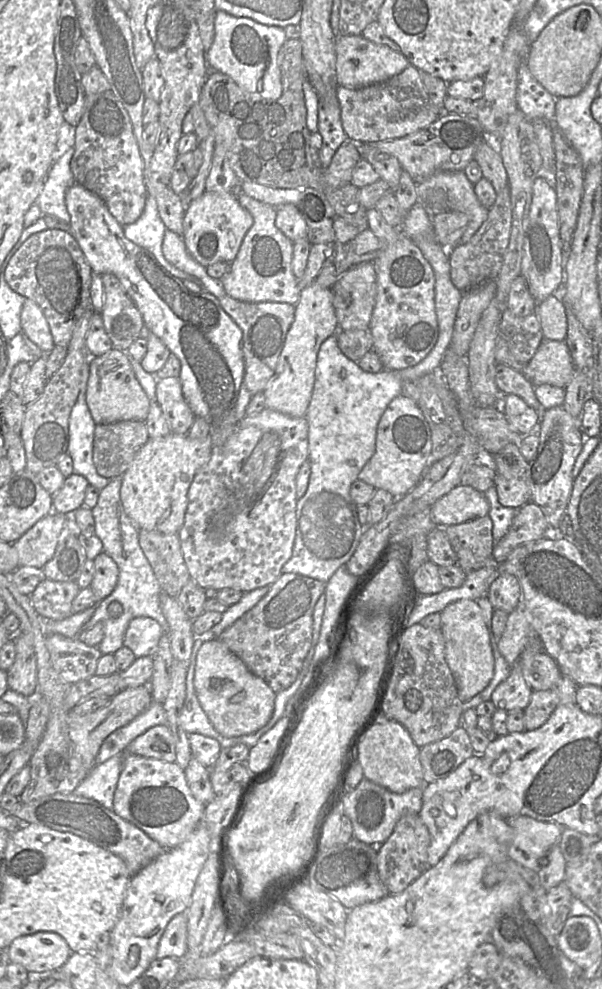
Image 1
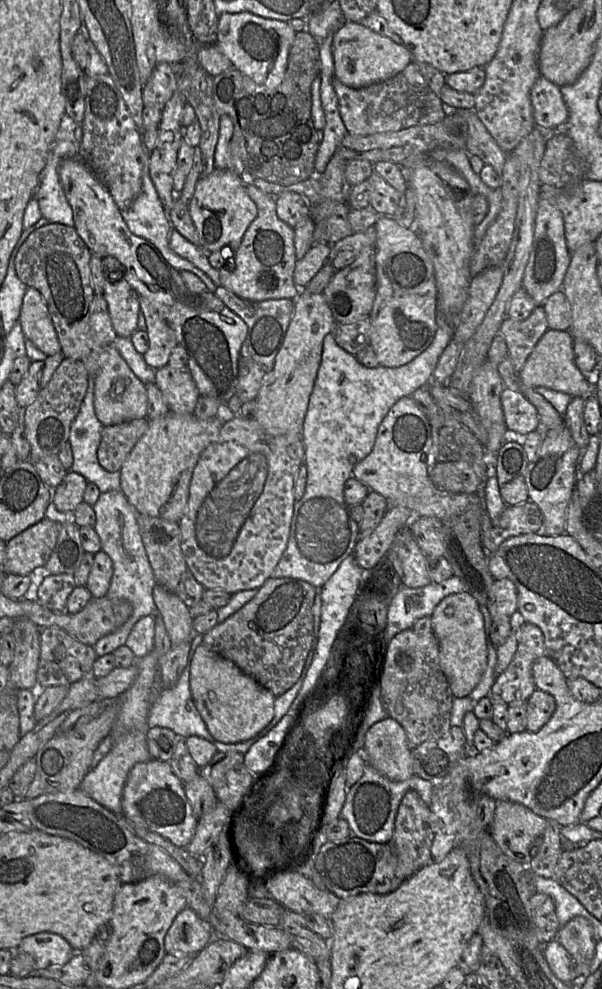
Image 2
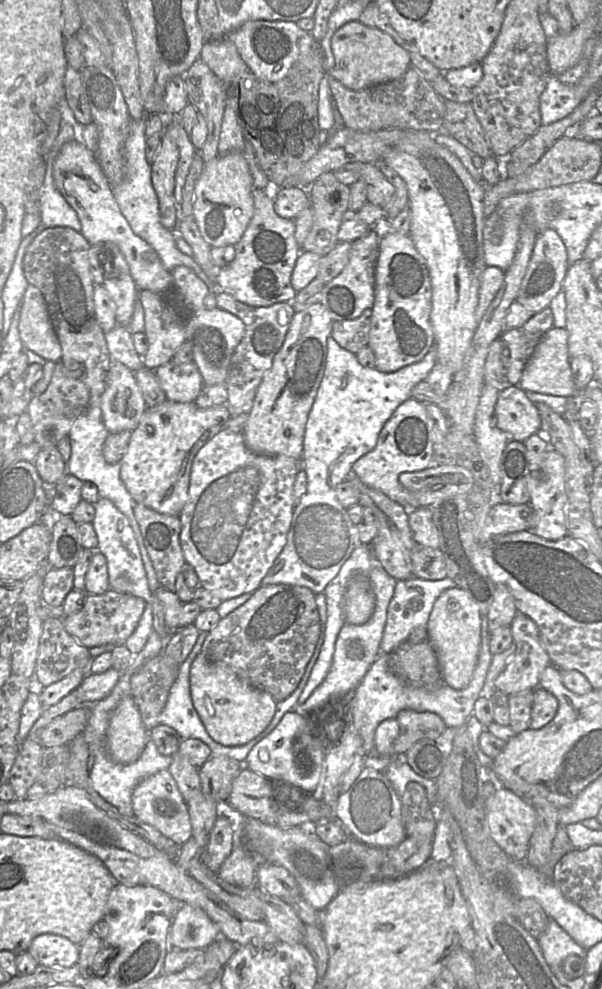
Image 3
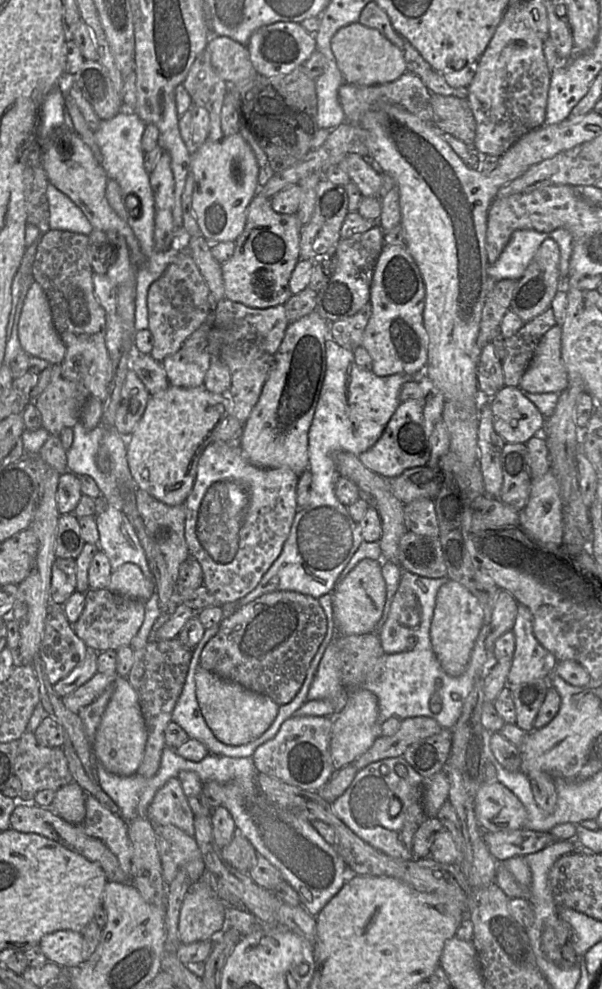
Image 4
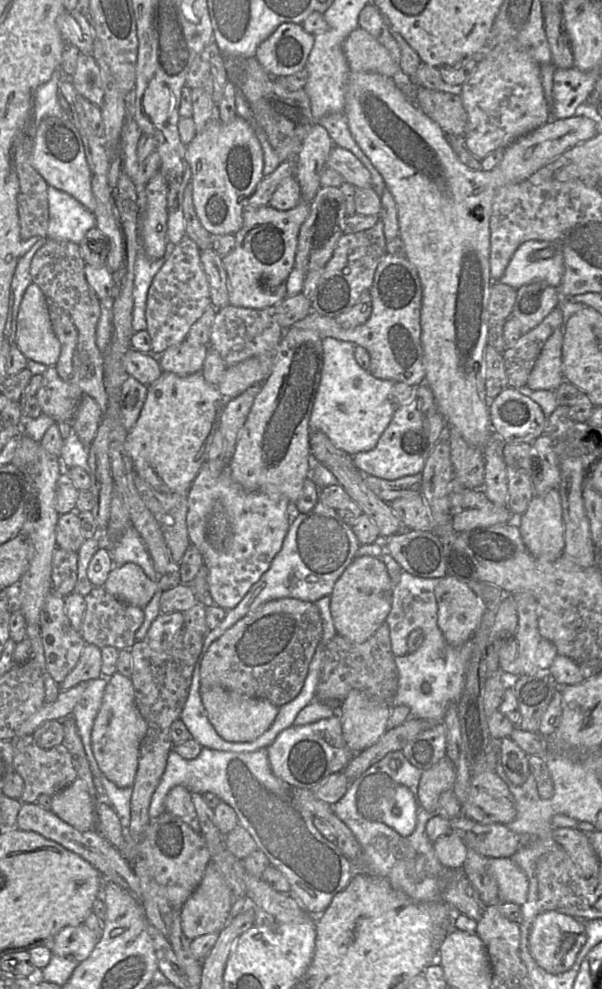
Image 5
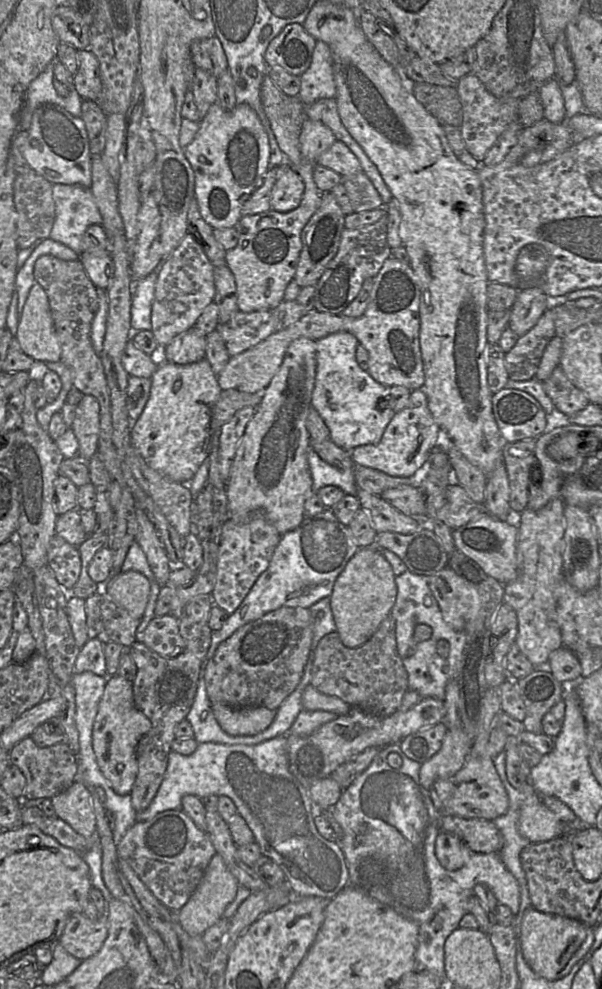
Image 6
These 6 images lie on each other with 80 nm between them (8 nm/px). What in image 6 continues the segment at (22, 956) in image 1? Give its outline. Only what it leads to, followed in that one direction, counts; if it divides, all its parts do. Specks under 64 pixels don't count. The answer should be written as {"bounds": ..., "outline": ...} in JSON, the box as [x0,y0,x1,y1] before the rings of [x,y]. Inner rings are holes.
{"bounds":[58,903,108,960],"outline":[[[107,903],[97,920],[90,920],[82,912],[68,918],[58,942],[69,954],[85,960],[100,950],[108,935]]]}

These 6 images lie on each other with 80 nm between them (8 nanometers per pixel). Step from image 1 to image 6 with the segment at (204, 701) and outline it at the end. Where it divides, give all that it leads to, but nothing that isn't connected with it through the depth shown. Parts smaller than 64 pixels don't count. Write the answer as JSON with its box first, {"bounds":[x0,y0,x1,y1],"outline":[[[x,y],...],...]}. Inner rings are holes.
{"bounds":[211,703,276,736],"outline":[[[219,703],[211,707],[220,727],[232,736],[259,734],[270,726],[276,715],[276,711],[266,707],[232,708]]]}

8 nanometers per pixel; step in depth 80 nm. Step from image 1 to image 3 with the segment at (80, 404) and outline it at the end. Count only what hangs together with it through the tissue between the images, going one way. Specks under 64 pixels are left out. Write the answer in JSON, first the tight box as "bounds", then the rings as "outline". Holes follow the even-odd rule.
{"bounds":[66,394,135,518],"outline":[[[90,394],[87,408],[74,422],[68,435],[71,443],[71,456],[66,462],[67,472],[82,482],[94,483],[98,488],[100,498],[110,500],[127,518],[132,518],[132,515],[135,515],[135,501],[120,479],[121,463],[109,464],[103,457],[103,444],[109,434],[102,420],[100,396]]]}

